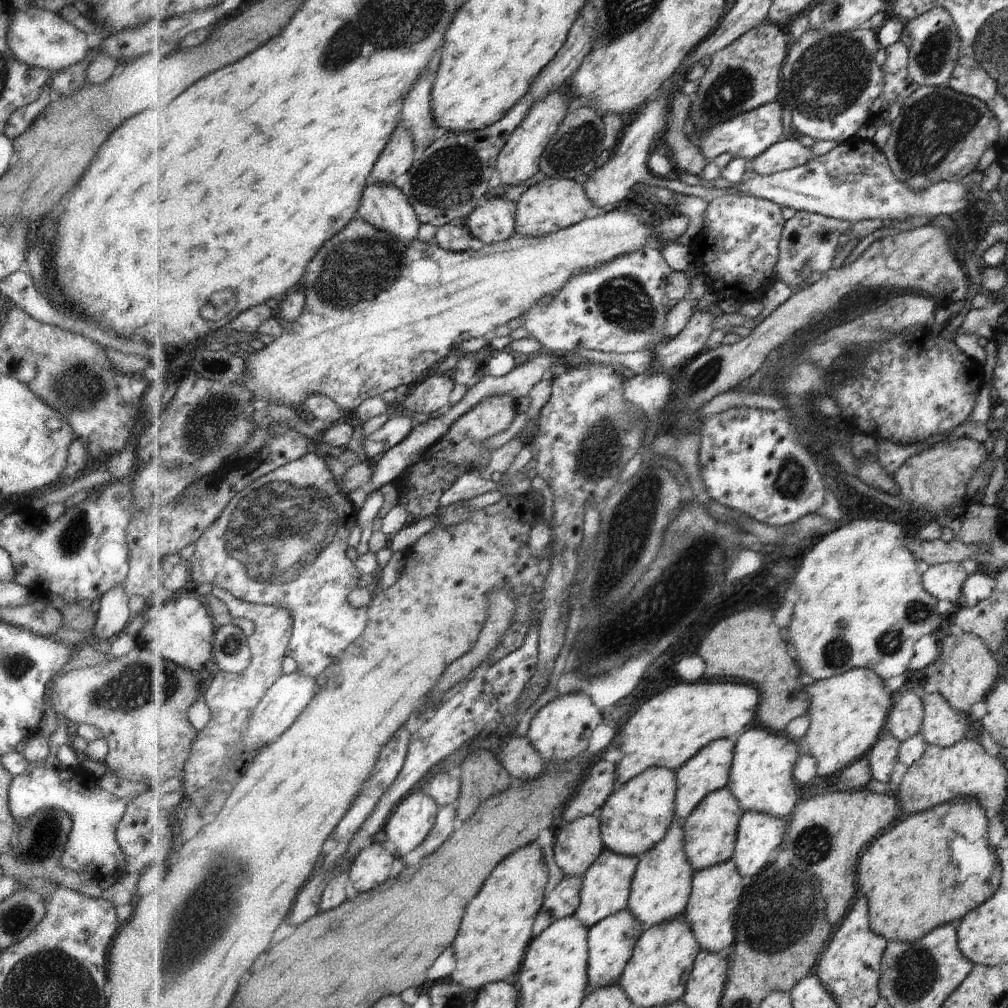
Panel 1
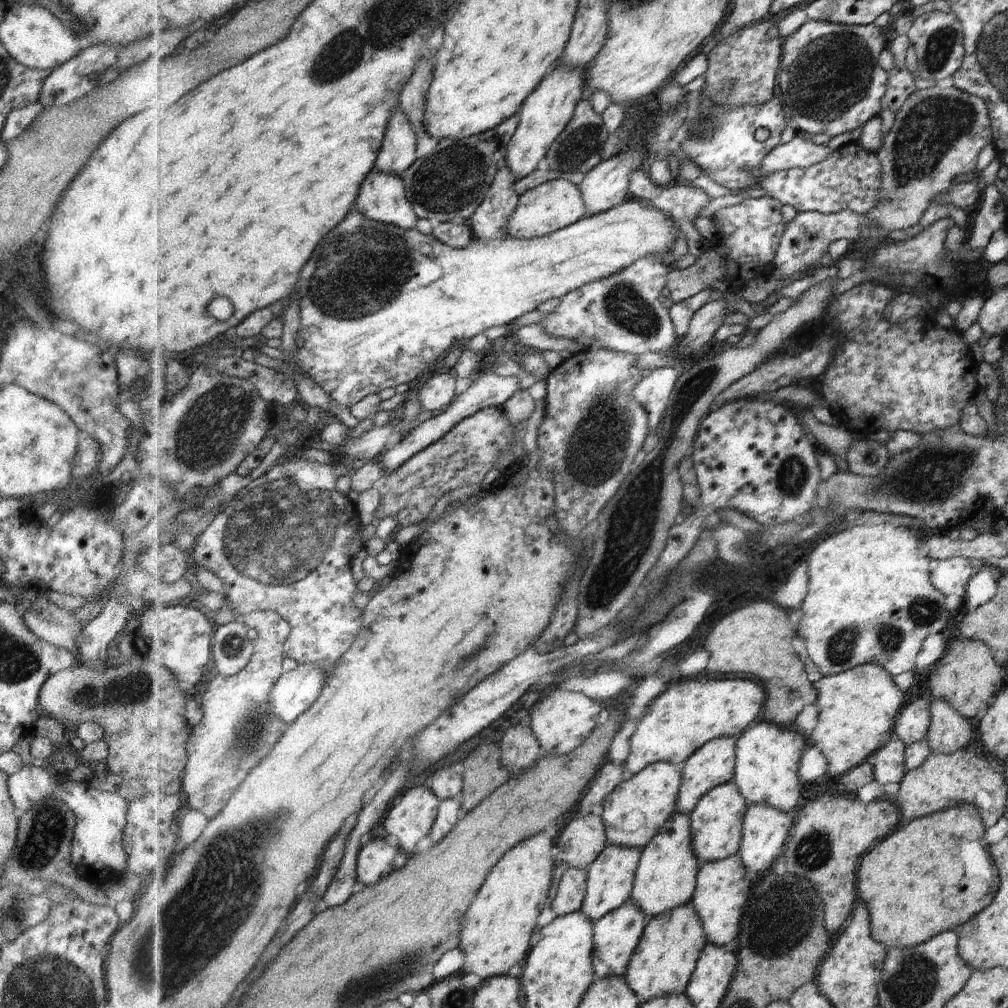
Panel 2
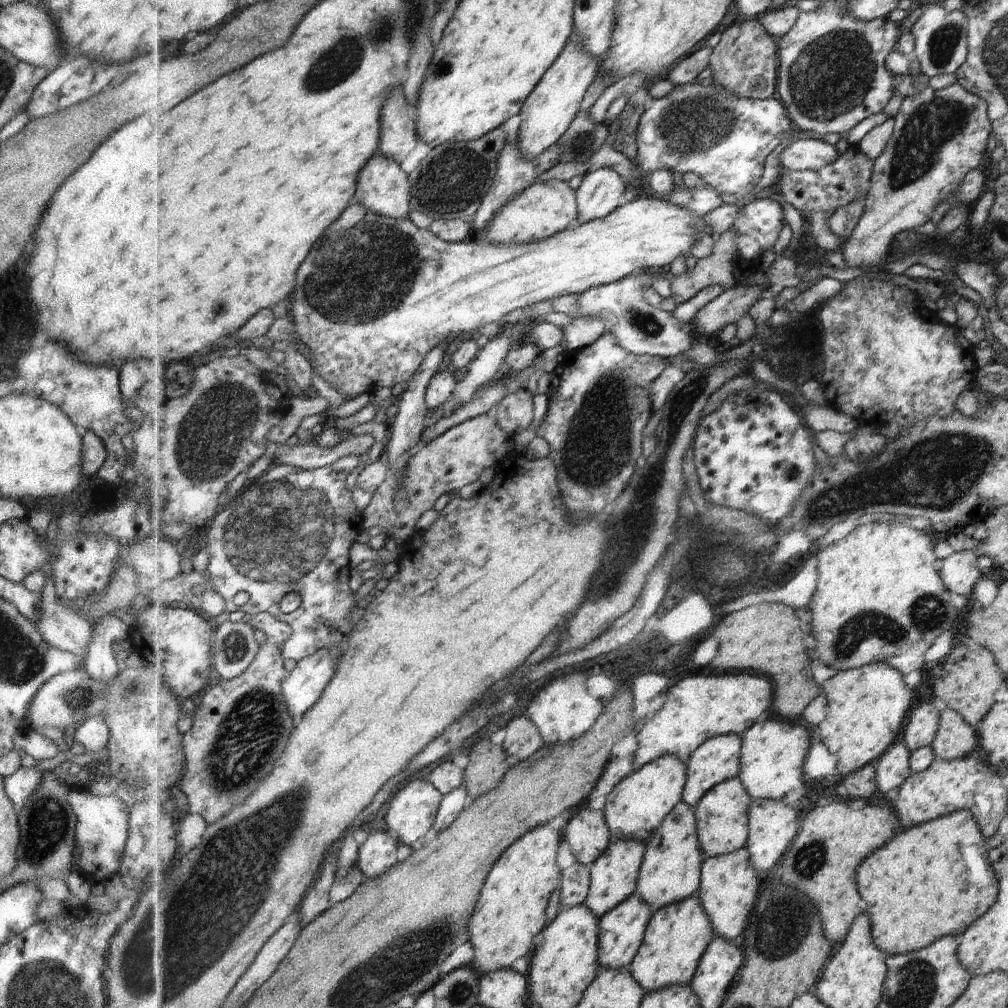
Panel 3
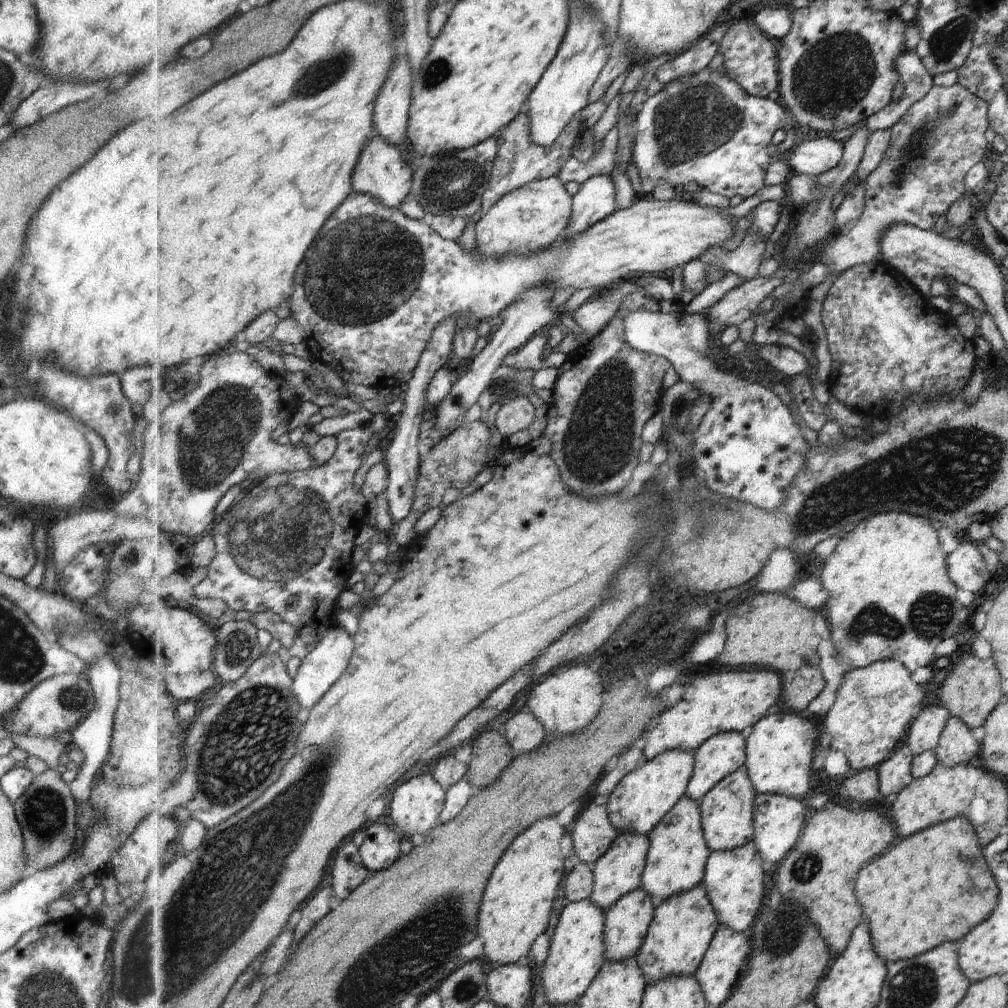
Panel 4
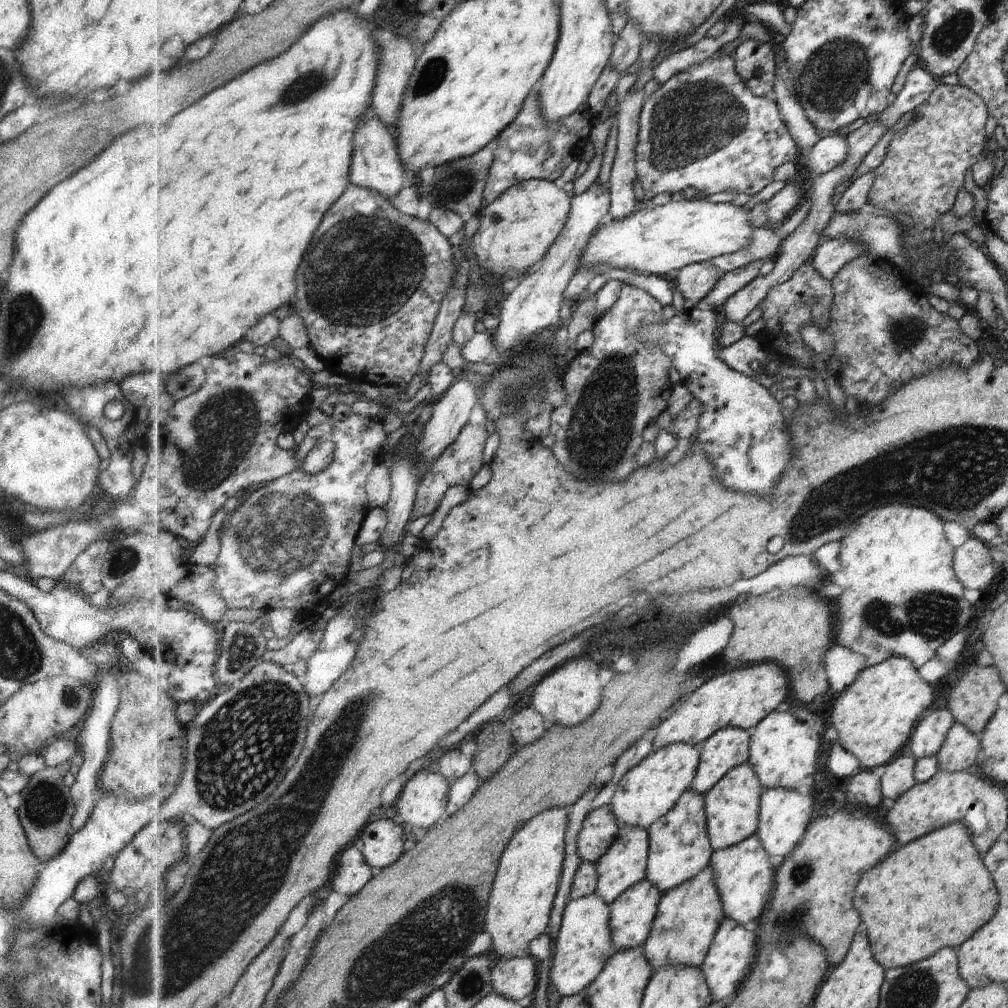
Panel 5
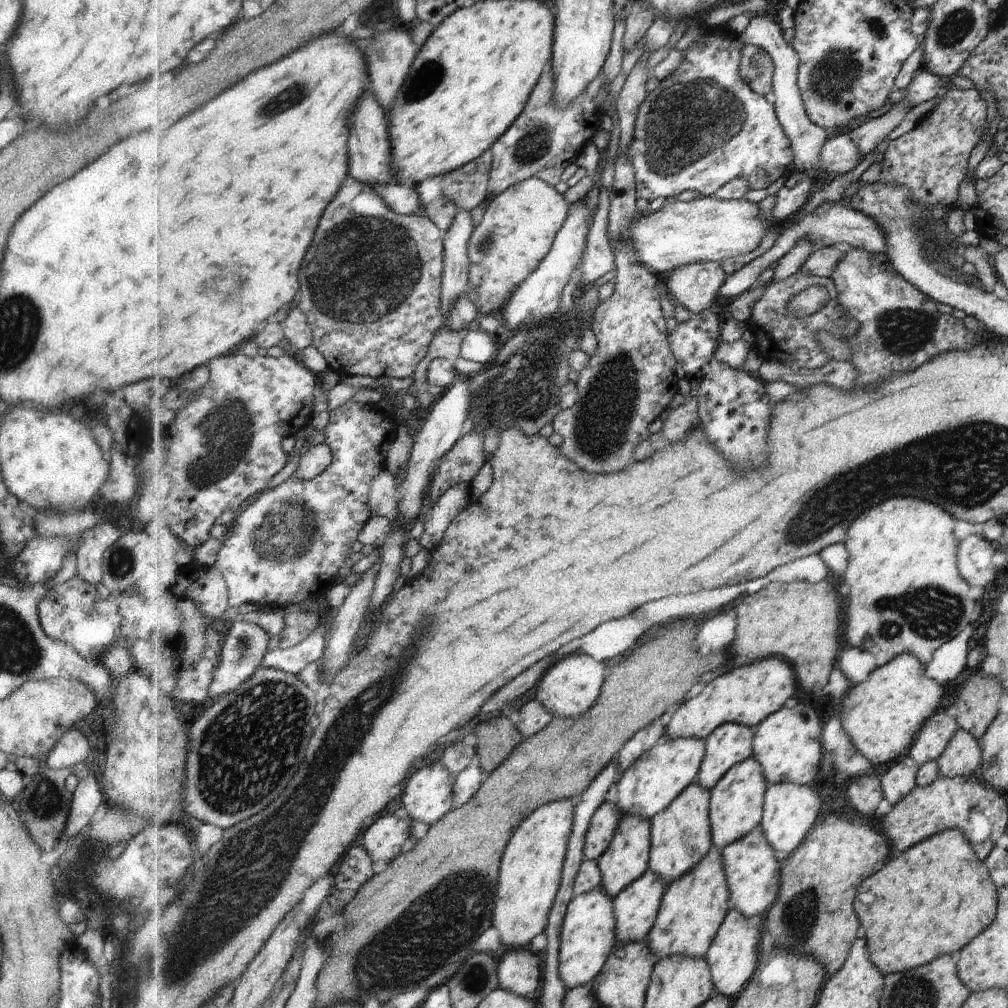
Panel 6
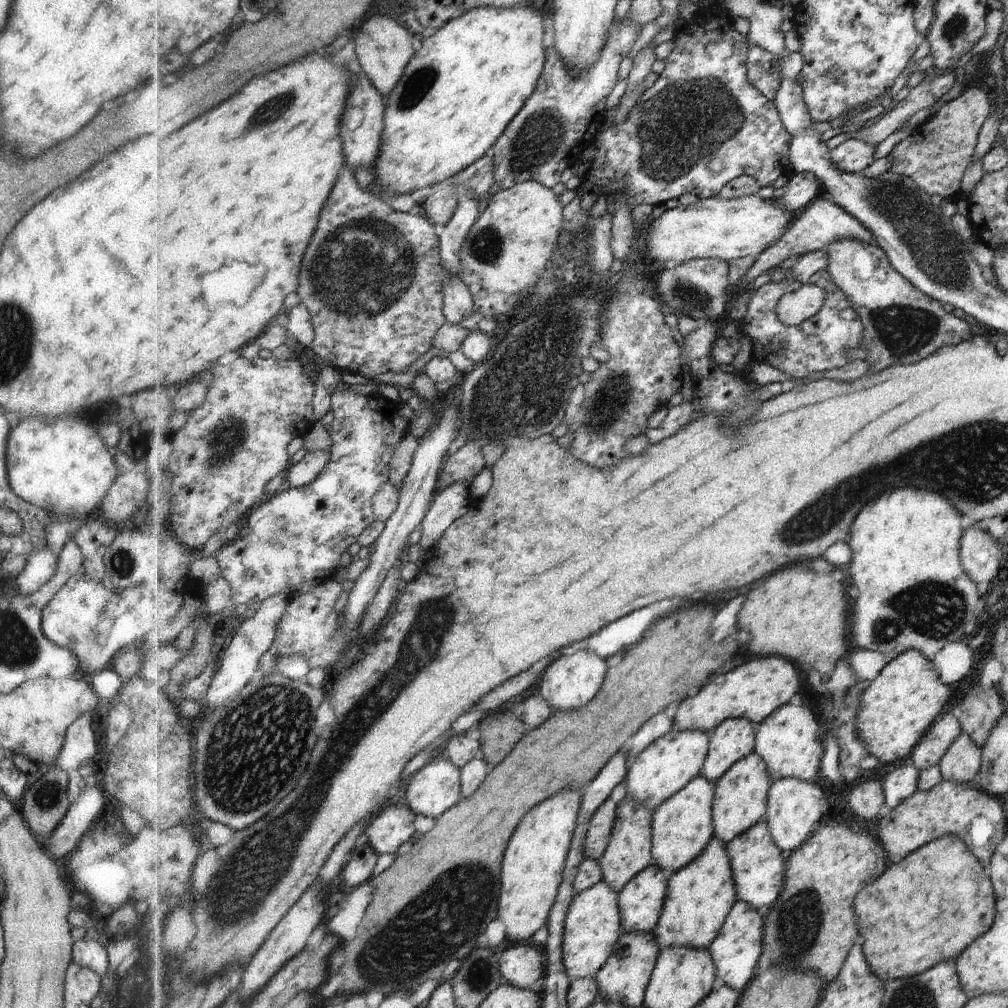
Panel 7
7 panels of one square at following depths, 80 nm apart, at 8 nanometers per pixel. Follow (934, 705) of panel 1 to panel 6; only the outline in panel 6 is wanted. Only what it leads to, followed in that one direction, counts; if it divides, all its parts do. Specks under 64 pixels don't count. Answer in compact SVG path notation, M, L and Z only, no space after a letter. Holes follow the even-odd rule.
M958 728L937 762L940 764L941 776L967 778L967 774L973 772L979 764L979 744L971 733Z

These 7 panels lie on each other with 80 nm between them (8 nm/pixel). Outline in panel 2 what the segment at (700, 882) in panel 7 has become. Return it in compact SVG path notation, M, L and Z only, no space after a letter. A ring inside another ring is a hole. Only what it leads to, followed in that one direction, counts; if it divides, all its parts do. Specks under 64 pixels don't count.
M691 903L665 911L648 920L642 940L623 977L638 994L642 1004L658 996L685 993L698 967L698 960L709 942L702 918Z

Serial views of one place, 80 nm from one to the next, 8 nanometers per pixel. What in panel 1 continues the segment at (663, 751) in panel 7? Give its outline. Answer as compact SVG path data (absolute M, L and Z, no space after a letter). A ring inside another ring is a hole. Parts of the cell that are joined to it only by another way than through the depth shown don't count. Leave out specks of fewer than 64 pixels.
M651 767L625 784L619 784L607 799L599 818L607 848L622 855L641 856L661 843L676 816L678 774L665 767Z

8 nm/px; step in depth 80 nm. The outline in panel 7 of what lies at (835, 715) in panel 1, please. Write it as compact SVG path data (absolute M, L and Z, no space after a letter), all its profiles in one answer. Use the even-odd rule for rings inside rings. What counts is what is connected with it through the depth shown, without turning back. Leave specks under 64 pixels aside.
M911 649L889 662L861 695L857 713L860 738L882 763L911 758L913 750L943 712L951 690L921 651Z

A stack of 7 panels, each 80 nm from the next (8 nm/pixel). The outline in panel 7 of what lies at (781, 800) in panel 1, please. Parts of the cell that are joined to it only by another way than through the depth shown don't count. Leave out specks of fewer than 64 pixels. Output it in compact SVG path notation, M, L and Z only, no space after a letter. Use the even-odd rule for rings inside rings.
M786 704L762 723L754 723L754 727L757 729L756 751L765 759L773 782L787 777L817 782L817 778L821 776L823 736L827 730L821 718L815 716L813 708L803 704Z

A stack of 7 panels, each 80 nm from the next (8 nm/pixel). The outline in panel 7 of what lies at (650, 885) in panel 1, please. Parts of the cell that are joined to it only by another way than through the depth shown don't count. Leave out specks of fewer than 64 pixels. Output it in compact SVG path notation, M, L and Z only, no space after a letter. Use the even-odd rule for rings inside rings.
M702 774L656 808L652 824L656 864L670 875L694 862L715 837L714 800L716 783Z

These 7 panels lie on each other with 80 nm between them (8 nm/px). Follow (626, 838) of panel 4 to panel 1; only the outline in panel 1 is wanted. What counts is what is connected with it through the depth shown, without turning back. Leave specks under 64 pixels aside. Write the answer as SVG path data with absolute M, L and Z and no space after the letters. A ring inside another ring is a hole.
M605 848L583 877L584 883L580 894L581 906L577 909L575 915L591 928L608 916L629 908L632 883L638 871L639 863L639 856L622 855Z

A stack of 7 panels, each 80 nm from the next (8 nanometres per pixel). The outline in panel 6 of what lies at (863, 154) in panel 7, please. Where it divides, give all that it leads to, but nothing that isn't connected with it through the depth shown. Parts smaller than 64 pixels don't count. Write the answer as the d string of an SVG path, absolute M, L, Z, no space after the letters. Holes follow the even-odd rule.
M840 134L830 138L821 151L822 168L830 175L847 175L861 163L859 147L849 134Z

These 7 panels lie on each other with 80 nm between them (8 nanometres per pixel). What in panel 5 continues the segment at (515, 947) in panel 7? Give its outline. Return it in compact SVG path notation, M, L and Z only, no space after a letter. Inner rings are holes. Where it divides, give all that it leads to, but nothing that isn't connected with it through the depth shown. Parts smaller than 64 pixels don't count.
M531 954L495 959L492 979L495 991L521 1002L537 990L537 959L535 959L535 968Z

